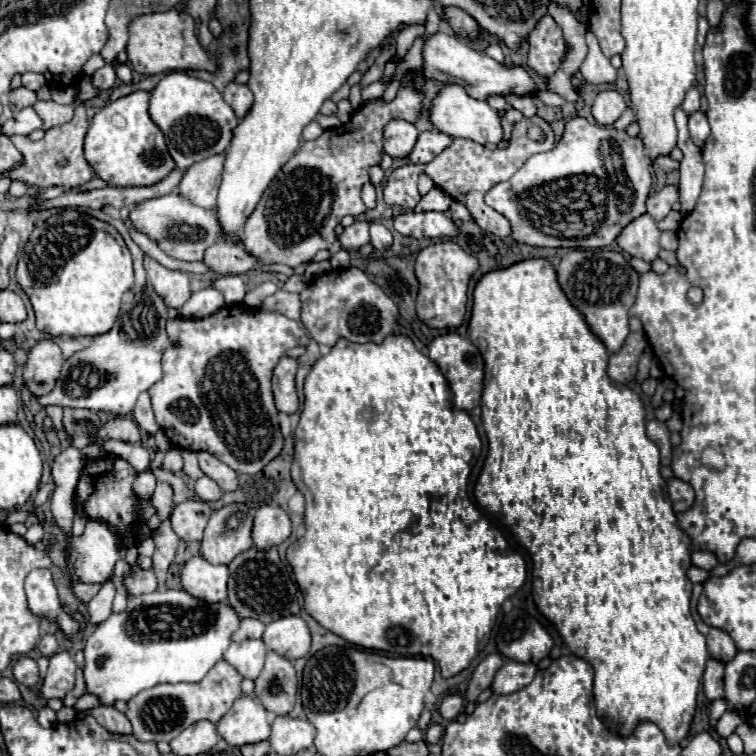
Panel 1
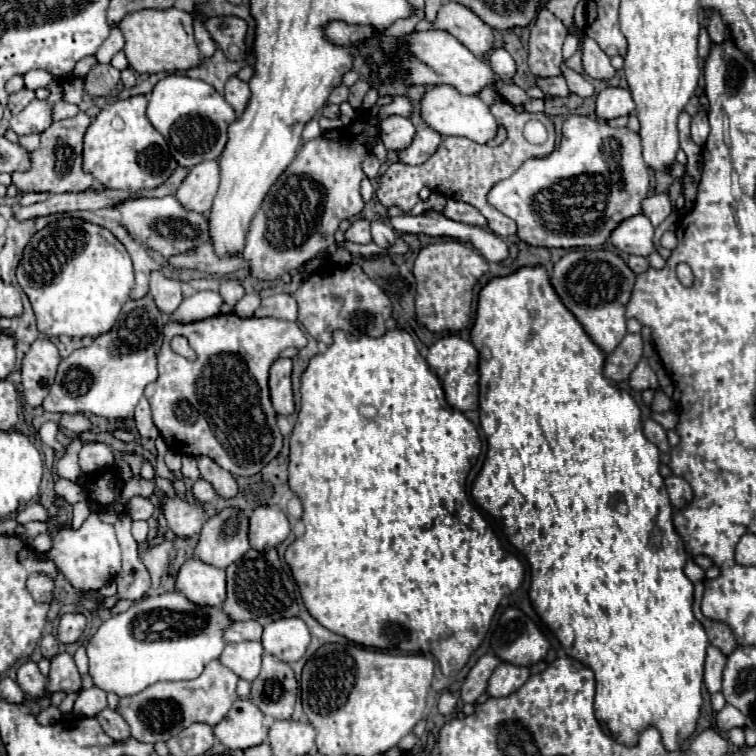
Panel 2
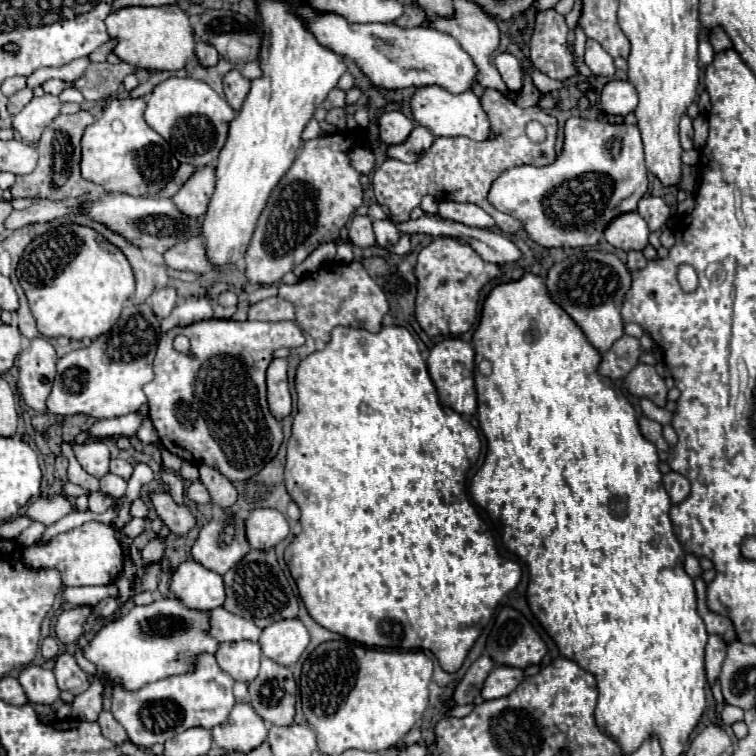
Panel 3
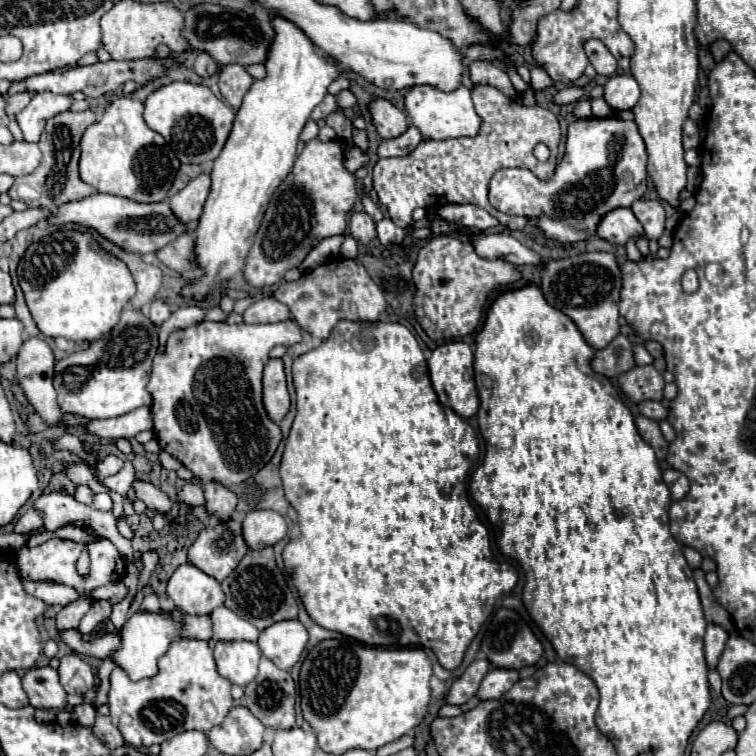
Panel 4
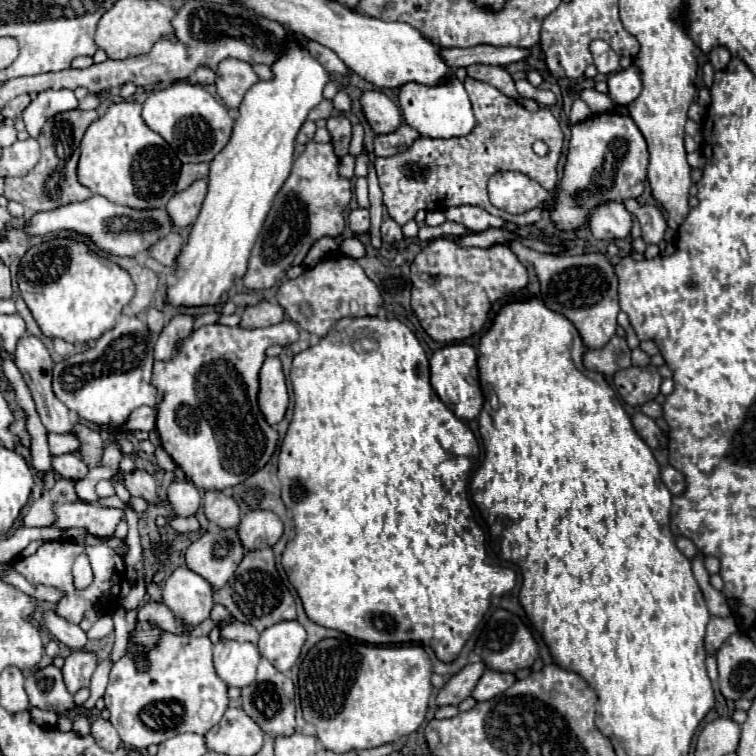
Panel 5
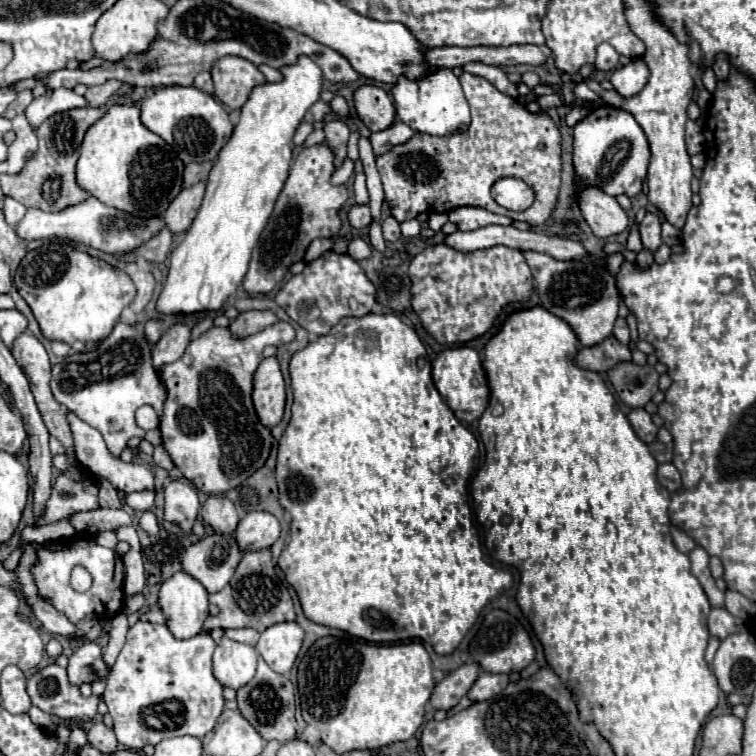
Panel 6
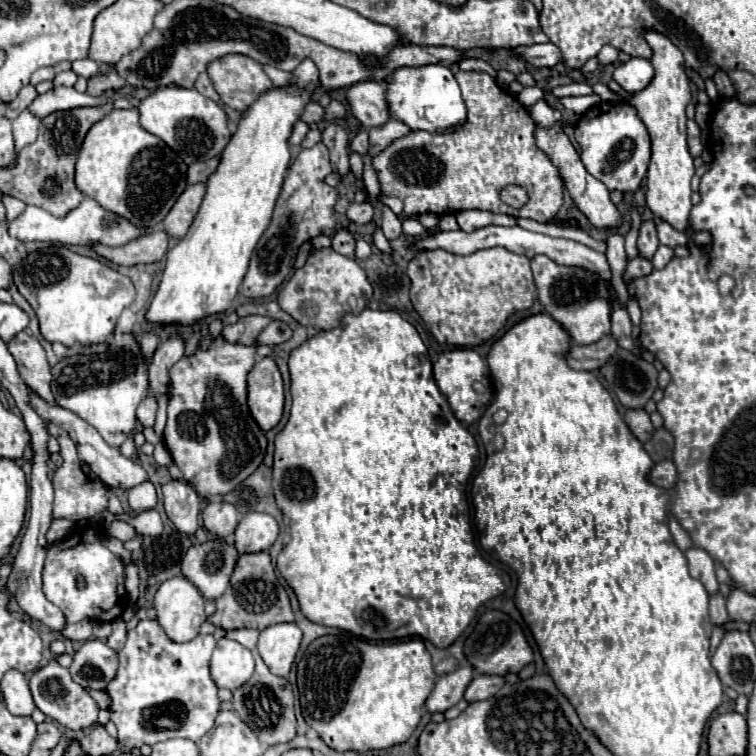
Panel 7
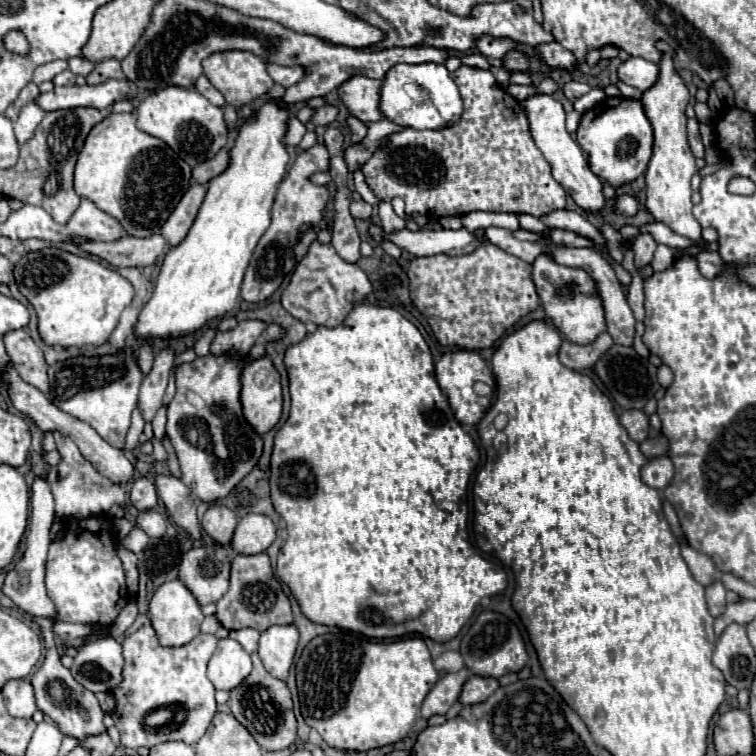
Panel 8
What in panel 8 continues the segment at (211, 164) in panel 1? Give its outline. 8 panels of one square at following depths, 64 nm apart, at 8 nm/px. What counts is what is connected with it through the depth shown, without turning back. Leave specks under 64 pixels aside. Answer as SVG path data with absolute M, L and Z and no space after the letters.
M202 184L190 186L190 190L182 196L176 210L168 218L168 222L162 226L162 236L166 238L166 242L170 246L178 246L186 238L186 234L198 214L198 208L204 200L204 194L206 194L206 186L202 186Z

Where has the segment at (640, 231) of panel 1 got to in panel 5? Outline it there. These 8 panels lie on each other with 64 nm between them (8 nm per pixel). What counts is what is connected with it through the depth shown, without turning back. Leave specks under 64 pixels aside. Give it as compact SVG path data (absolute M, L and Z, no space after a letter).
M620 202L598 204L598 208L590 212L588 226L598 240L622 240L630 234L632 214Z

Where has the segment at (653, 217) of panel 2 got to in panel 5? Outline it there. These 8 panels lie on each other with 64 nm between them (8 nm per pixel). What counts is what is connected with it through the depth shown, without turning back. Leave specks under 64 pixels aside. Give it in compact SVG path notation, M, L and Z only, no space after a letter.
M624 200L624 206L628 212L632 212L642 226L642 240L646 244L660 244L666 230L666 220L660 212L660 208L650 204L638 204L636 200Z

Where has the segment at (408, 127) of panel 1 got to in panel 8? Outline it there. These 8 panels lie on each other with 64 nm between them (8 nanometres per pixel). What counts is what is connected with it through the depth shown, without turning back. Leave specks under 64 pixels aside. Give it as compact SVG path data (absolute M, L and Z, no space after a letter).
M352 76L346 80L346 84L338 86L338 96L352 116L362 122L376 122L382 116L378 108L380 86L380 80L368 76Z

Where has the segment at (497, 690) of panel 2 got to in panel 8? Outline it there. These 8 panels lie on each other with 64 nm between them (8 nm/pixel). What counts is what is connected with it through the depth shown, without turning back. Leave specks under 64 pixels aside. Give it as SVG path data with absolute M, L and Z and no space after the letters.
M470 676L466 680L466 684L462 686L460 692L460 704L468 706L468 704L478 704L484 702L490 694L494 694L498 688L498 680L496 678L482 678L482 676Z

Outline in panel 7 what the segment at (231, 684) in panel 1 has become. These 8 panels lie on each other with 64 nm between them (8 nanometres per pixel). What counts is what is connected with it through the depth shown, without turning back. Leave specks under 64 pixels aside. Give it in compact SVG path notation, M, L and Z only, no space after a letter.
M142 620L134 630L128 632L126 644L120 650L120 666L116 678L108 684L106 692L110 694L110 718L118 728L118 742L126 750L140 748L142 744L154 746L156 742L170 738L188 738L198 742L212 726L220 710L220 700L216 696L218 688L210 678L210 656L216 648L214 636L198 634L194 640L176 644L166 638L156 620Z

